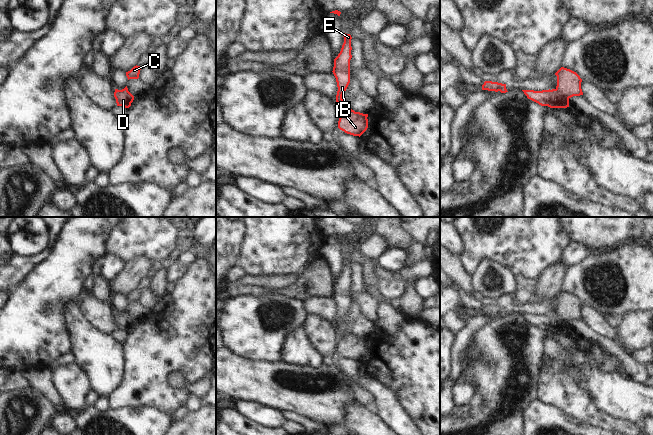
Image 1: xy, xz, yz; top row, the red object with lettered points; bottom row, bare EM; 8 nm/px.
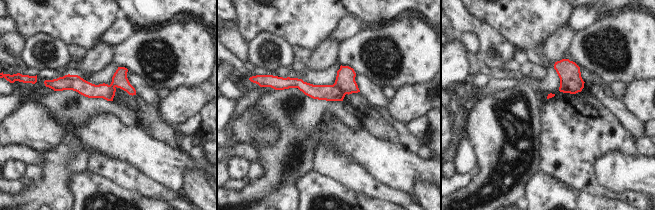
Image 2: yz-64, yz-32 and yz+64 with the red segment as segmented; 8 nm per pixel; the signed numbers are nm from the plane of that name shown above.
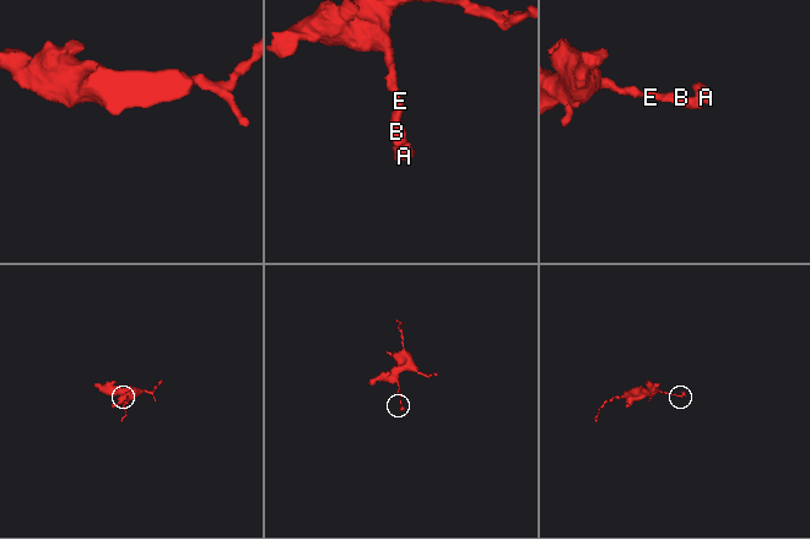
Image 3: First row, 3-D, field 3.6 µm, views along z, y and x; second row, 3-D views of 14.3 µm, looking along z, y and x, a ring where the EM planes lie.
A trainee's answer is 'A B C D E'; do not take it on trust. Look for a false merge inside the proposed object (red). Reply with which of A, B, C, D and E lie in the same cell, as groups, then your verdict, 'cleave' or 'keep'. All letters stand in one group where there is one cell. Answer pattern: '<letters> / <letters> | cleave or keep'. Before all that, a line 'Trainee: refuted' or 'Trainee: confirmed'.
Trainee: refuted
A C / B D E | cleave

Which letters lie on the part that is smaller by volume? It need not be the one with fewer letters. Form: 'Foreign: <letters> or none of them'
Foreign: A, C

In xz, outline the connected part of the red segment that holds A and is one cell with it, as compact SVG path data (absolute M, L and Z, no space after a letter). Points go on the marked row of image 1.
M343 110L338 121L338 128L347 134L361 136L368 128L368 114Z

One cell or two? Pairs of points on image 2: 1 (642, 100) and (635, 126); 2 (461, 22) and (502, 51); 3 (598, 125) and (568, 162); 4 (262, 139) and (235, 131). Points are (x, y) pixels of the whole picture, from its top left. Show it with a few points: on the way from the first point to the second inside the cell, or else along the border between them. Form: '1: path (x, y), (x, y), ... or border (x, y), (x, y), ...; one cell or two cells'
1: border (621, 100), (624, 106), (644, 123); two cells
2: path (471, 24), (478, 27), (492, 41); one cell
3: path (589, 134), (570, 153); one cell
4: path (255, 132), (242, 131); one cell

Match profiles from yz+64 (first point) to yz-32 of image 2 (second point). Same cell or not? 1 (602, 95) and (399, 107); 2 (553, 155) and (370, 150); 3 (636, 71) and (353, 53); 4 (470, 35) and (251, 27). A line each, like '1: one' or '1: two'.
1: two
2: two
3: one
4: one

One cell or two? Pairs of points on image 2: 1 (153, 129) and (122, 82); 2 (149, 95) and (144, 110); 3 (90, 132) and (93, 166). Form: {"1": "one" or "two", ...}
{"1": "one", "2": "two", "3": "two"}

